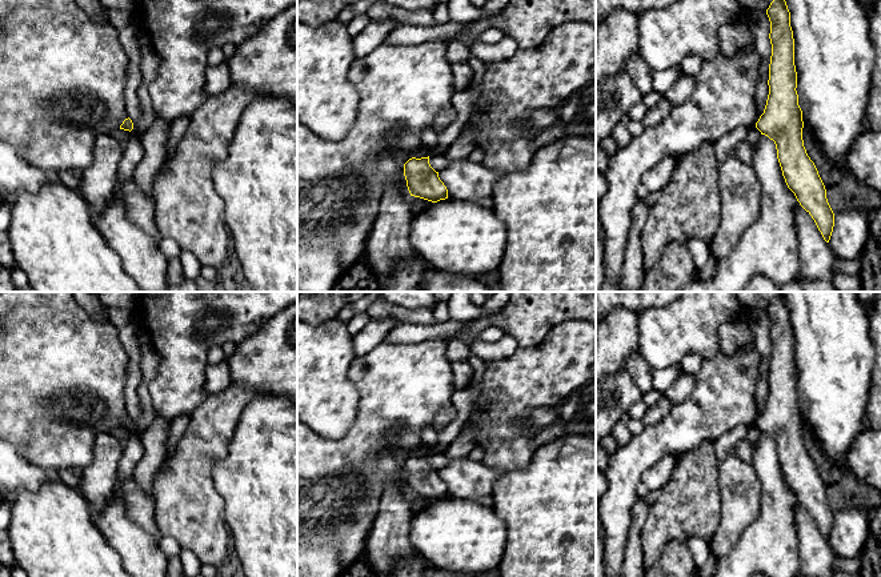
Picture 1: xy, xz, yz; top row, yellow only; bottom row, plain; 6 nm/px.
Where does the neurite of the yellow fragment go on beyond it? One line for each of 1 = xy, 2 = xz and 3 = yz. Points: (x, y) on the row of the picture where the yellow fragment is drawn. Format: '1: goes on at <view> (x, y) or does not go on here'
1: does not go on here
2: does not go on here
3: does not go on here

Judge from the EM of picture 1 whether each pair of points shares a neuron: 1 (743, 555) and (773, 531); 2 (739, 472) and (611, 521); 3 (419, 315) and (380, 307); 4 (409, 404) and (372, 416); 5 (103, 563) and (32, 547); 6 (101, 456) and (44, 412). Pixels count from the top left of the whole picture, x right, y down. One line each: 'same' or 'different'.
1: same
2: different
3: same
4: same
5: same
6: different

